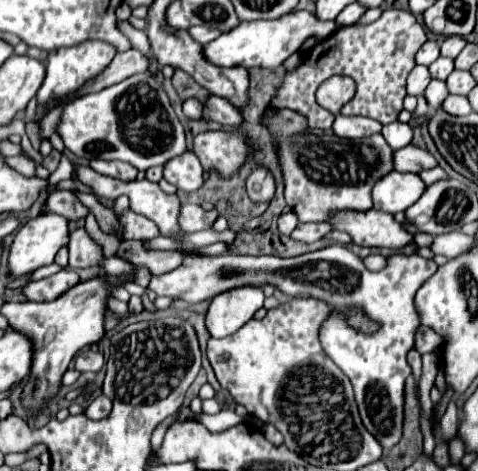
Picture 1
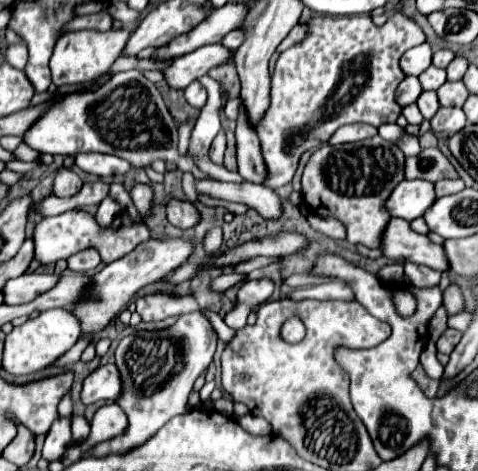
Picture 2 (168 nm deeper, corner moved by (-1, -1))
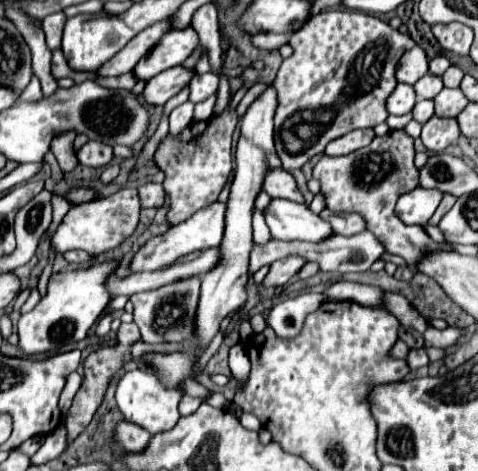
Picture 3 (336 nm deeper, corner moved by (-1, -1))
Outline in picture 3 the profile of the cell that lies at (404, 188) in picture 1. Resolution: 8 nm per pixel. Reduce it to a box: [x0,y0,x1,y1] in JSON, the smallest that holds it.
[395,187,443,225]

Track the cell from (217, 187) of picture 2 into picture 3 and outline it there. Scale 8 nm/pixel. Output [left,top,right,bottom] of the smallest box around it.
[265,199,333,241]

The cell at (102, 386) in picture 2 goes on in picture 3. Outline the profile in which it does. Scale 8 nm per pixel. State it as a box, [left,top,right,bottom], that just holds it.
[115,369,181,435]

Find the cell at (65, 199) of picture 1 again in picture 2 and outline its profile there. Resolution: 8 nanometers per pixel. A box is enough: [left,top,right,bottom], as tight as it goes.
[53,167,83,197]

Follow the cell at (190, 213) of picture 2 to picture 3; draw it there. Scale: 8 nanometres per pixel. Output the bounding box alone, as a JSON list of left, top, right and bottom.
[139,183,165,209]

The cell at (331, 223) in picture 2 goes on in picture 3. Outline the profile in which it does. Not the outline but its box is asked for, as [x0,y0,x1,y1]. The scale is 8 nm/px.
[319,209,365,237]

